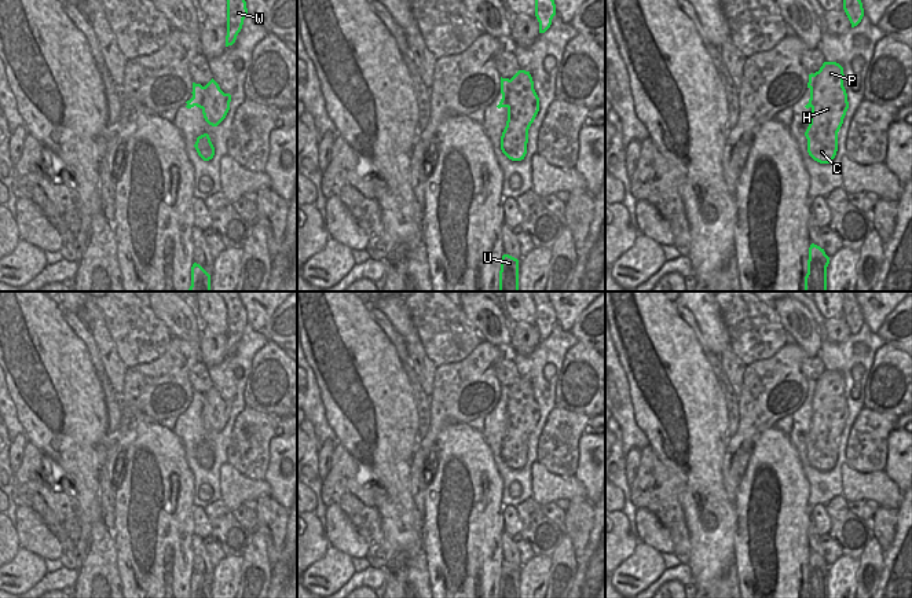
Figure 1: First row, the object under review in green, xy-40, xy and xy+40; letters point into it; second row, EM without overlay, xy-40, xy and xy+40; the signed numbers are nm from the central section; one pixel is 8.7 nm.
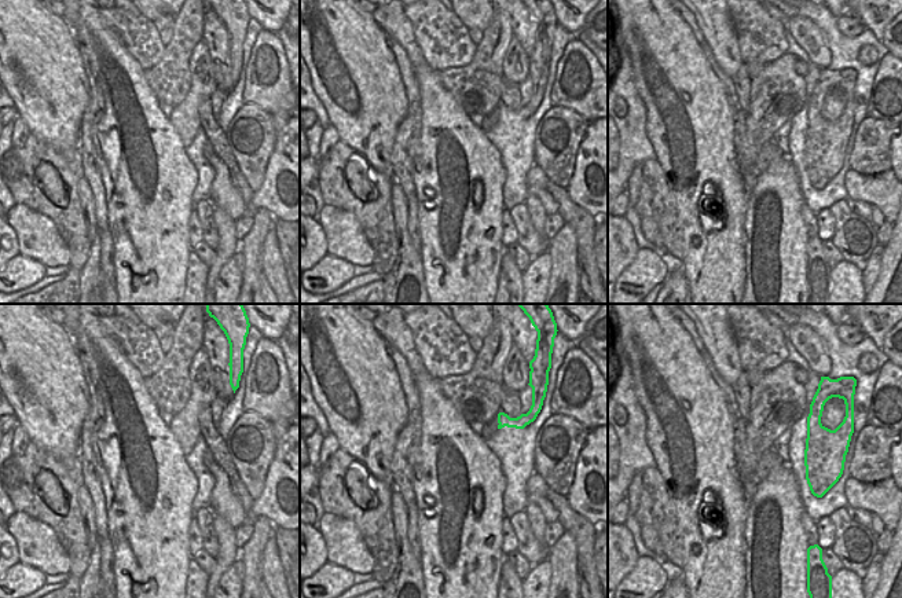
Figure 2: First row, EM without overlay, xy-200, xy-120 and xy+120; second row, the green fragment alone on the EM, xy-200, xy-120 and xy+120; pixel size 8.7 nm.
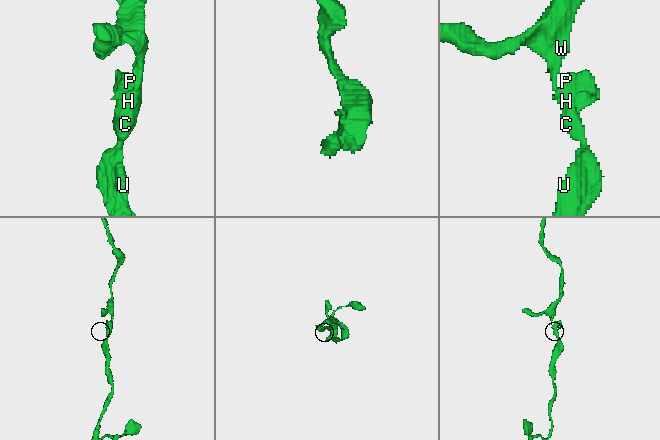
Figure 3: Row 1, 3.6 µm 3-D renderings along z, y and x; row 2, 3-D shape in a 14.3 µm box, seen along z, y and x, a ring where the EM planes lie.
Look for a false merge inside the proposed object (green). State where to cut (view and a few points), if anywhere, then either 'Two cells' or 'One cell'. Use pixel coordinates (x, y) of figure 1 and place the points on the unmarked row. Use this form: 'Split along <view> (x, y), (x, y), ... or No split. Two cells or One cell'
No split. One cell.

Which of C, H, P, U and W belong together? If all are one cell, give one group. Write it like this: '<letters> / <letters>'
C H P U W

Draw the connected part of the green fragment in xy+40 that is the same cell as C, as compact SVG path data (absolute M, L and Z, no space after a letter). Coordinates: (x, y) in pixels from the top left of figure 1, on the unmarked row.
M824 370L818 379L809 382L807 396L810 397L810 407L805 415L810 415L812 419L805 444L809 463L820 472L829 472L838 459L838 440L849 417L843 388L843 375L836 370Z

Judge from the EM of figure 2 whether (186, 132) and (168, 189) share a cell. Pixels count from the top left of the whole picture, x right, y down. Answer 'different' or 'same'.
different

